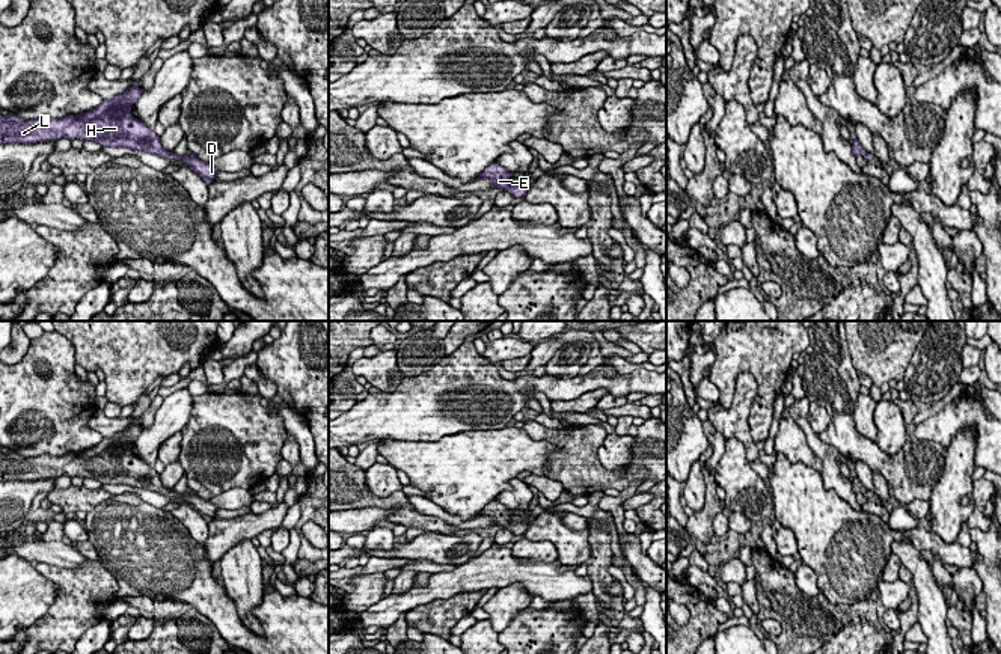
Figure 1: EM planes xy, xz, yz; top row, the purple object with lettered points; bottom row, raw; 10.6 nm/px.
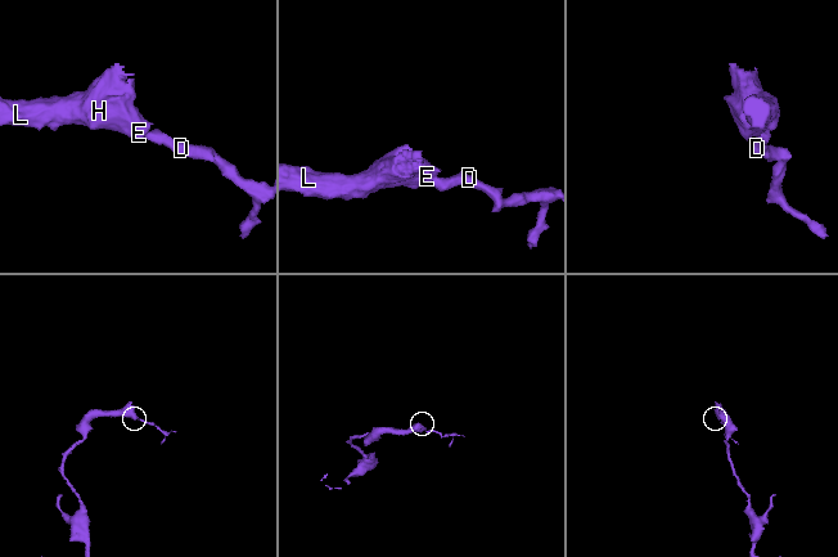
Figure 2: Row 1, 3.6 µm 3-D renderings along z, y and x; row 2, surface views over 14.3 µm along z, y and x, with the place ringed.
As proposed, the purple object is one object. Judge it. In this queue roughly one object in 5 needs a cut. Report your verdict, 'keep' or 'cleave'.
keep

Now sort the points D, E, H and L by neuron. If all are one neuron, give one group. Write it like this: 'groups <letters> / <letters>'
groups D E H L

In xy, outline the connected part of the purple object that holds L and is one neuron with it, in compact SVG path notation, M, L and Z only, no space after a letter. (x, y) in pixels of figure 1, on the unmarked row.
M133 419L133 425L113 437L104 437L98 445L77 454L69 452L60 457L39 455L26 458L20 454L0 452L2 481L38 481L59 478L92 478L103 485L128 485L139 490L149 490L161 496L182 497L207 520L213 520L217 506L201 499L194 493L181 494L161 484L160 473L131 452L133 442L145 429Z

